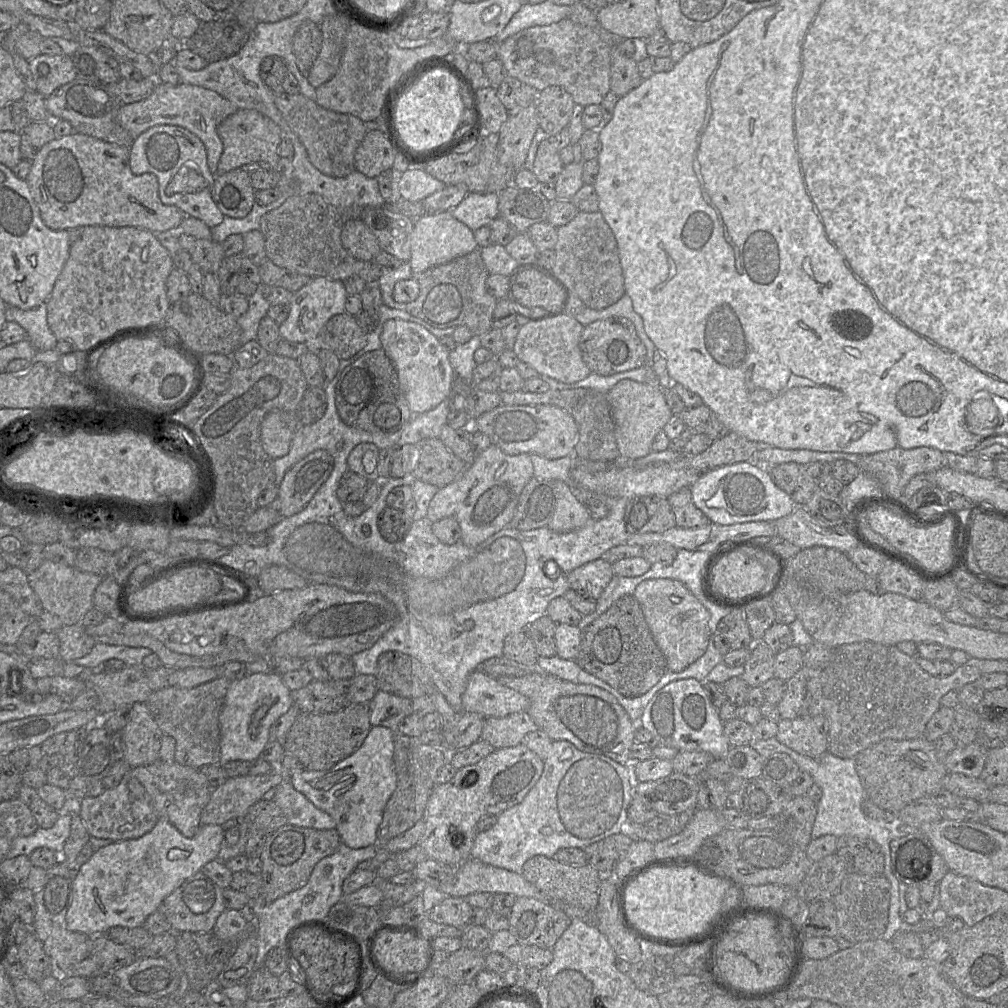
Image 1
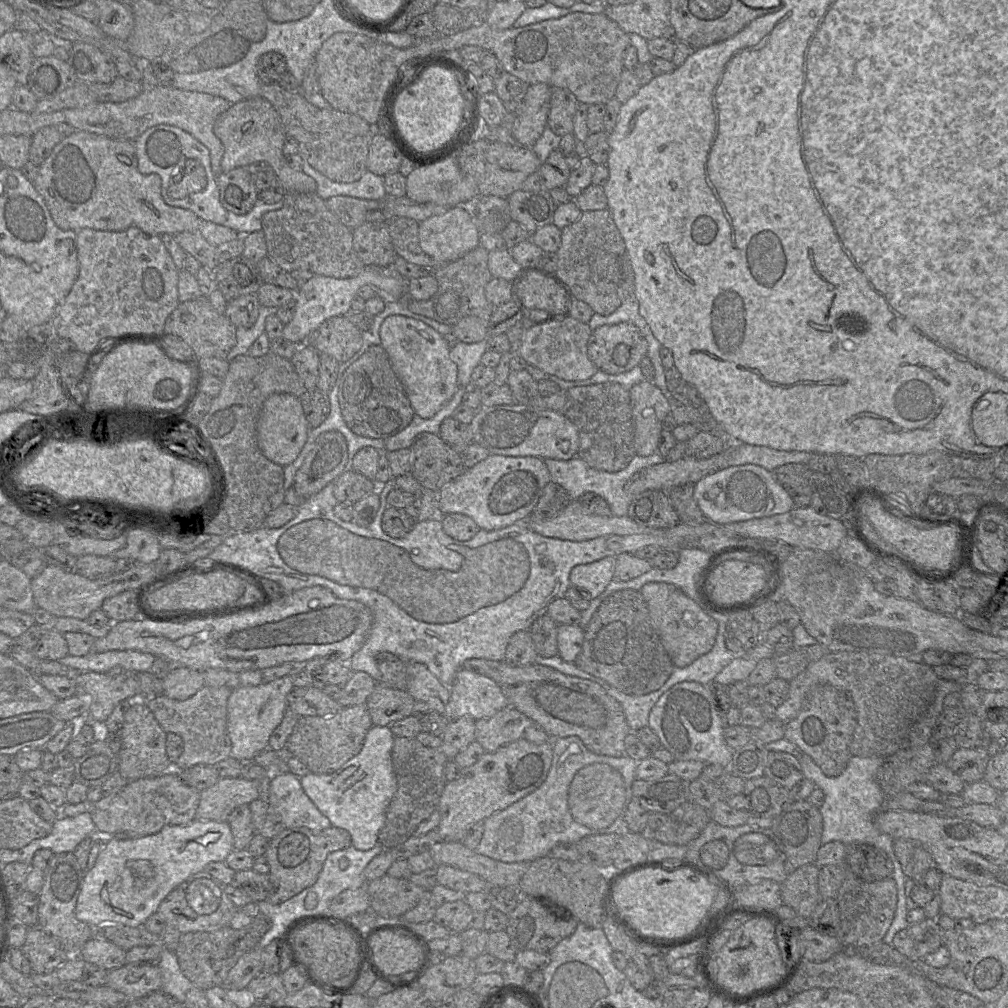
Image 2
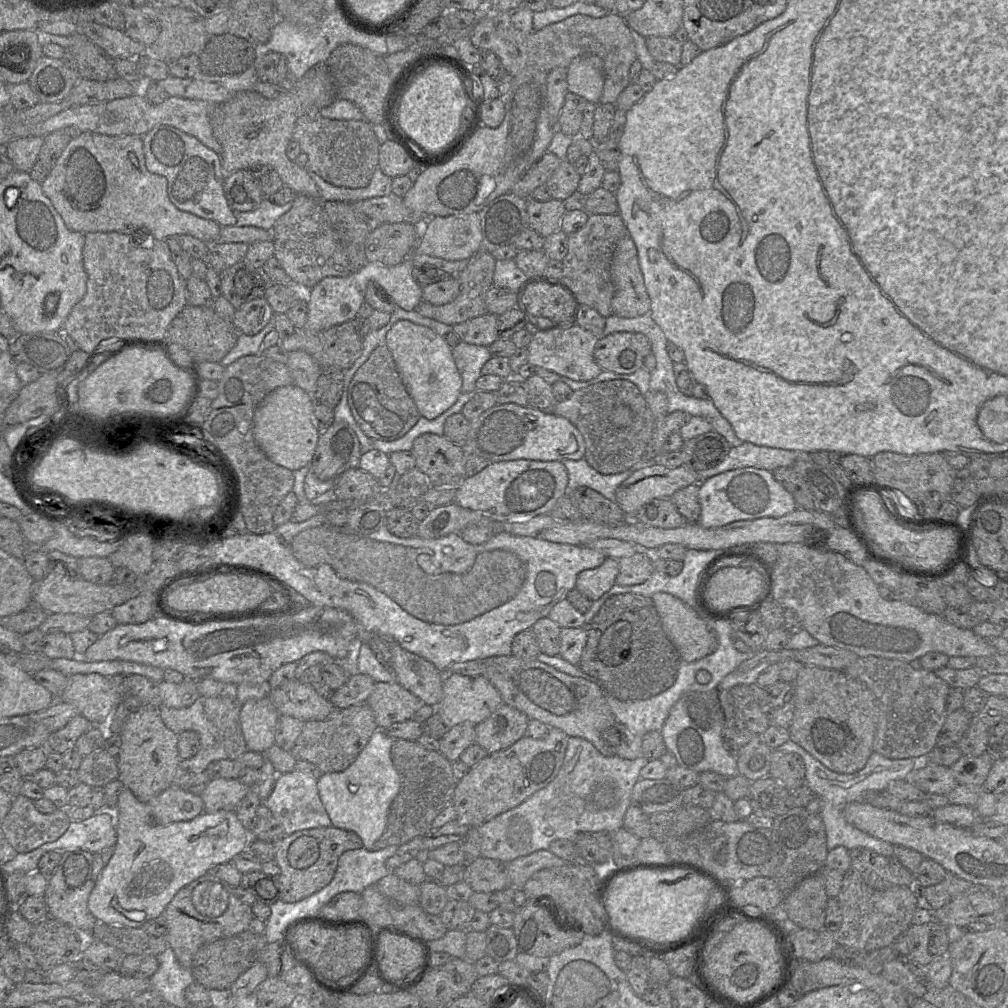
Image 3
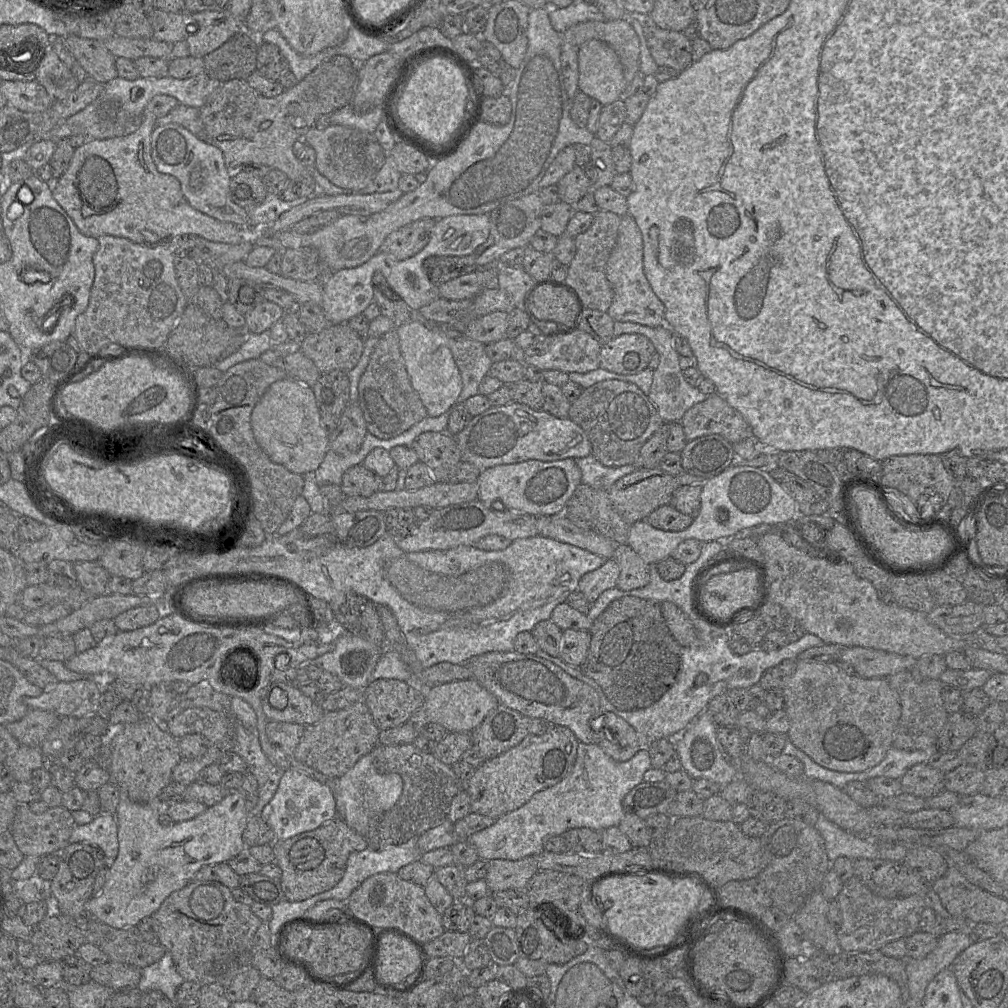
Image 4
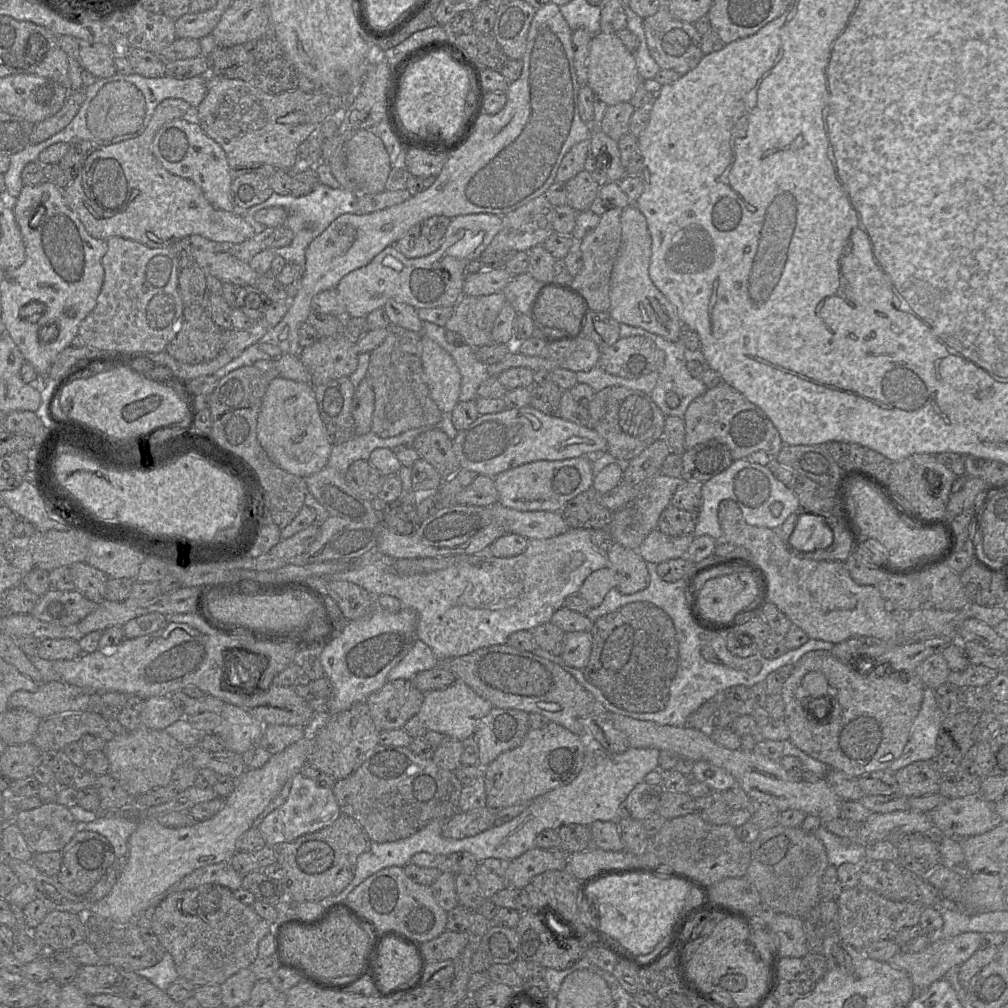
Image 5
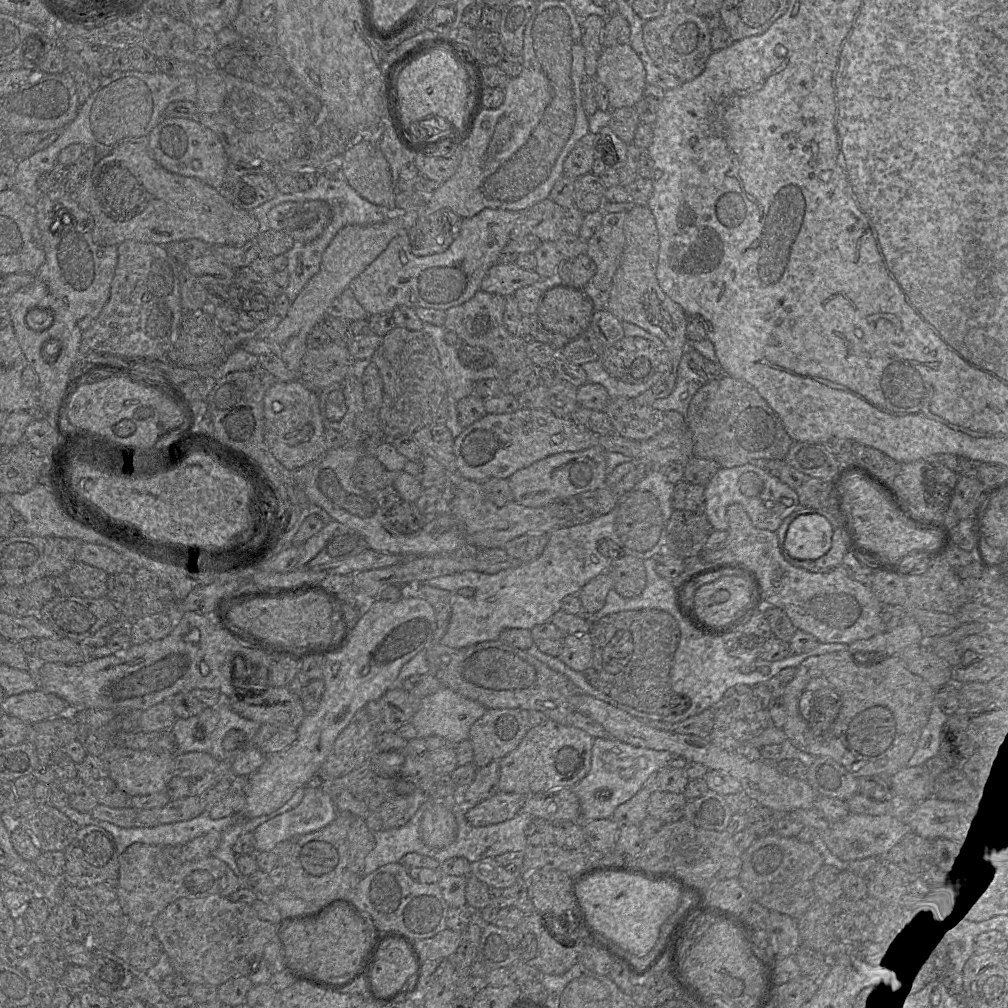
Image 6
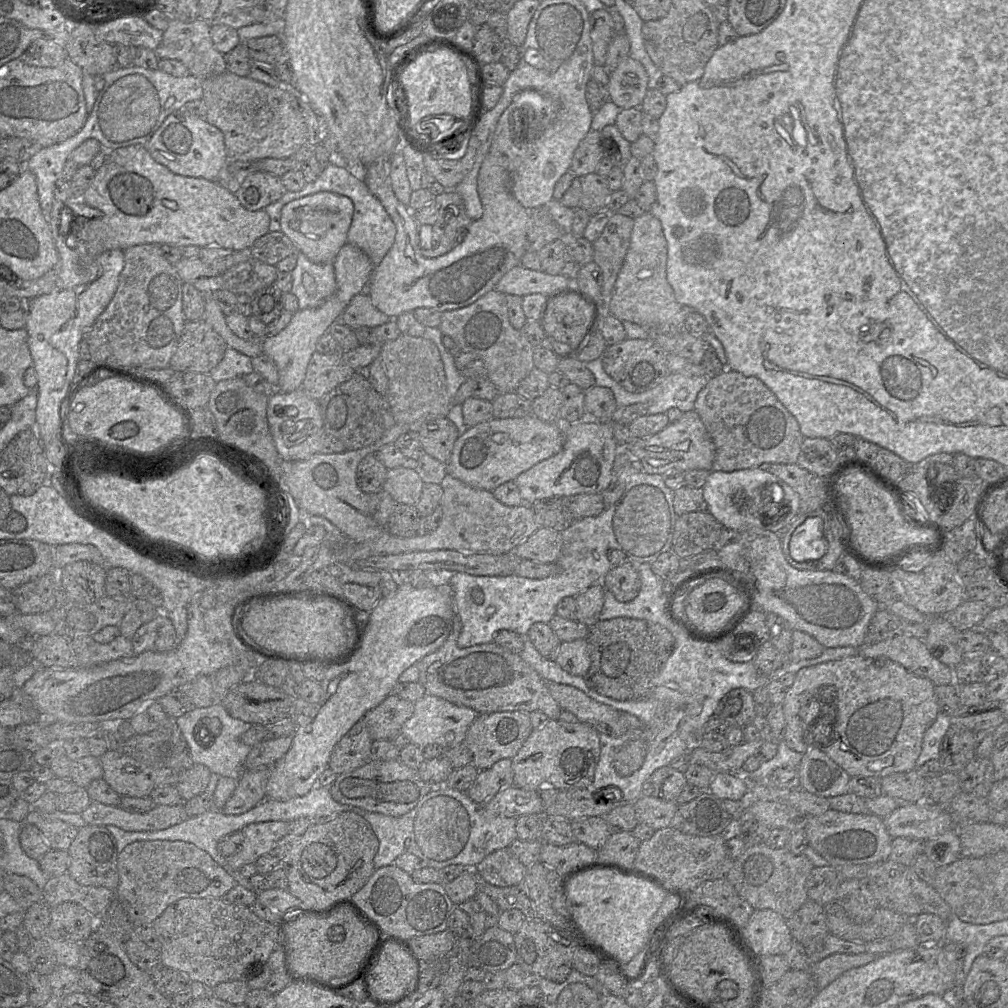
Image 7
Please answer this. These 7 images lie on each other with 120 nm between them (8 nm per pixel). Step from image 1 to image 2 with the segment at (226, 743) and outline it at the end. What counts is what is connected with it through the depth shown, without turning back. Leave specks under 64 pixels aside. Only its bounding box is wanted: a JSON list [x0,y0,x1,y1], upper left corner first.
[227,675,293,762]

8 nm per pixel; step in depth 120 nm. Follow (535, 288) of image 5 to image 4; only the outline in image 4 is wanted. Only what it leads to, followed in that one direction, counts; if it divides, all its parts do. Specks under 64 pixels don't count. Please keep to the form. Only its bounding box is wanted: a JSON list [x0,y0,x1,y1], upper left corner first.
[496,263,537,307]

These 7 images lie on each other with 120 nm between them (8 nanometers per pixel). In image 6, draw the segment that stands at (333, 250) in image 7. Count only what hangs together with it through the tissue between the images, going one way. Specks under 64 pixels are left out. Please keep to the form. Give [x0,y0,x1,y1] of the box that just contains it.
[268,200,332,243]

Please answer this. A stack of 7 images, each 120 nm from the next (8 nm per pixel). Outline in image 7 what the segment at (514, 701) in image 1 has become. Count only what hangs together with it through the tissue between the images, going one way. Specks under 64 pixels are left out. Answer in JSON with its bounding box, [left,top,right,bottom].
[401,695,478,749]

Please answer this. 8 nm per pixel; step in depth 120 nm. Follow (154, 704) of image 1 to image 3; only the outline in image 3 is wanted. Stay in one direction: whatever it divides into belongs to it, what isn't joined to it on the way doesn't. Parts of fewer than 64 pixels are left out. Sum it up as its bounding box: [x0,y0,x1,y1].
[159,696,247,772]

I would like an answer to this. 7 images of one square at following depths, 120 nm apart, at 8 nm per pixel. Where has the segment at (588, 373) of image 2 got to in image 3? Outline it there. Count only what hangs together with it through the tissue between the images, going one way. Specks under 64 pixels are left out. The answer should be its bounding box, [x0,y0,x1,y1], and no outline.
[527,324,602,381]

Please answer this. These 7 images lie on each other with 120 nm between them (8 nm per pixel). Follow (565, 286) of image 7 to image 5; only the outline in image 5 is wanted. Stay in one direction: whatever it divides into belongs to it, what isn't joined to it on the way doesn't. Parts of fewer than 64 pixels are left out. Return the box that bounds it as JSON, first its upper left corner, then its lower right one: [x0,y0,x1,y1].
[464,268,512,296]

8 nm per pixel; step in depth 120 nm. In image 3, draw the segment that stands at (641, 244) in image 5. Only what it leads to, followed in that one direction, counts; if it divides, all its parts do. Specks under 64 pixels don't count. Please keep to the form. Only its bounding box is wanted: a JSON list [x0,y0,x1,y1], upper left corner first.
[610,233,650,318]

